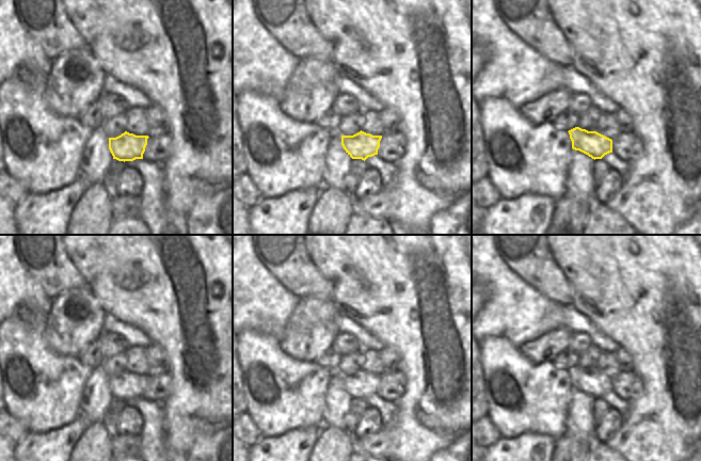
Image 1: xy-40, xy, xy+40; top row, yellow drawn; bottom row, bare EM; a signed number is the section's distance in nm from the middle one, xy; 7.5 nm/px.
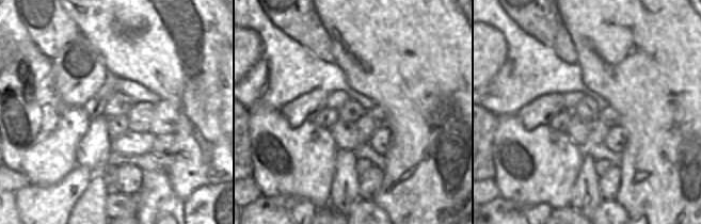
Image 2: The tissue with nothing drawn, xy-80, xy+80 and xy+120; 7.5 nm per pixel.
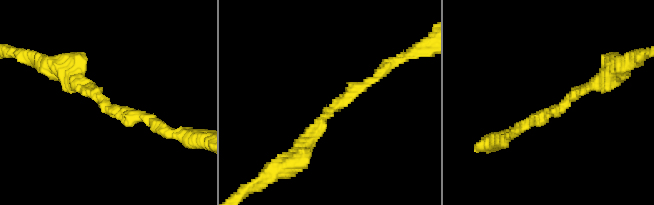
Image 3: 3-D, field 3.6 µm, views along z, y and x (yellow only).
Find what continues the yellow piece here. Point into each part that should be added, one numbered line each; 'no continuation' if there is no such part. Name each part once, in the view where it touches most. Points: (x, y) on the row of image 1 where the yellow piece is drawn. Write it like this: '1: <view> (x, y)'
no continuation

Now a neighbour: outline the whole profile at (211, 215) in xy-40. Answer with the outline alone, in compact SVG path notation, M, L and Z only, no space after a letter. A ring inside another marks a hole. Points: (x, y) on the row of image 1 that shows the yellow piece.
M233 187L223 189L212 195L202 195L186 214L188 235L233 235Z

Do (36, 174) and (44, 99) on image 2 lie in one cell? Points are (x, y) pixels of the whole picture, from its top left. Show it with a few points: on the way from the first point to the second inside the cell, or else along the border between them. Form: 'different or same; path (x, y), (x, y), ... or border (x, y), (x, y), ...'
same; path (41, 156), (43, 117)

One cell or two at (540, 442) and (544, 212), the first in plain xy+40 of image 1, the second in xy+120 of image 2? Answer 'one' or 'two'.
one

